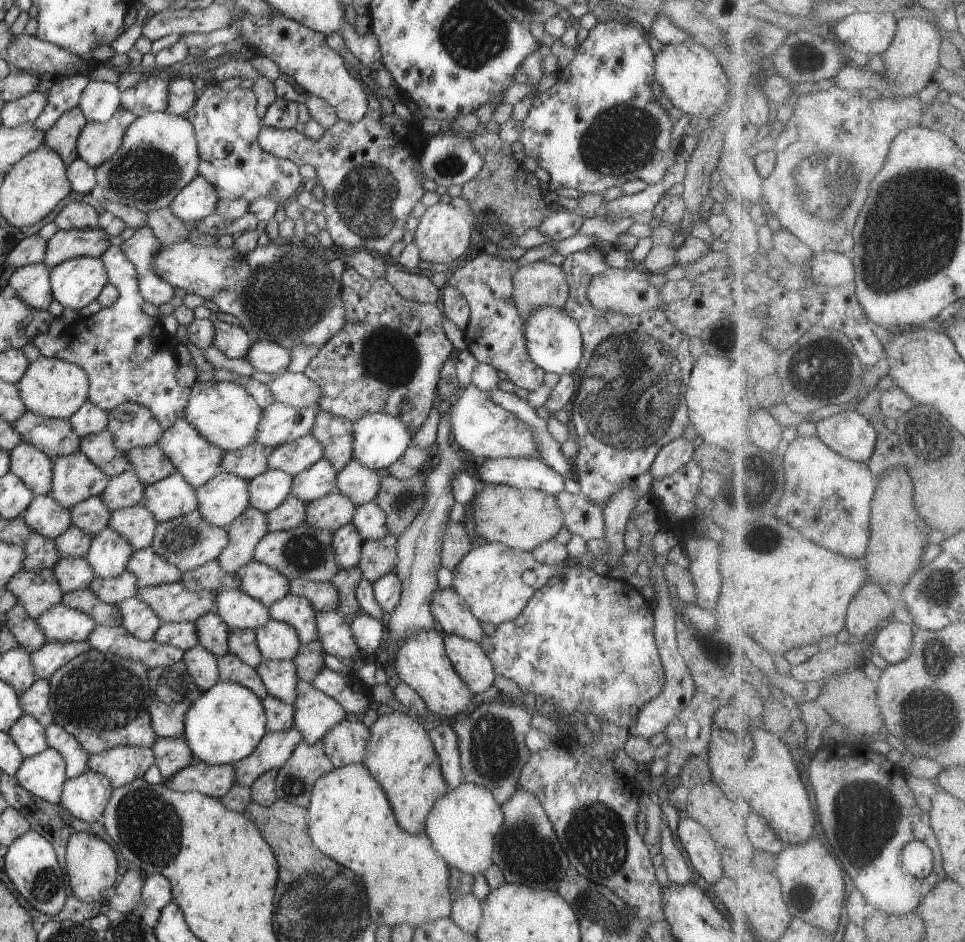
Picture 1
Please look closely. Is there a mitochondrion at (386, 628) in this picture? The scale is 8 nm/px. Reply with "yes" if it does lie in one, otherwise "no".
no

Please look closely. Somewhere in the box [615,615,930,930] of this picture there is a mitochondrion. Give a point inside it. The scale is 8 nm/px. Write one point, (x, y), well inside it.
(867, 815)

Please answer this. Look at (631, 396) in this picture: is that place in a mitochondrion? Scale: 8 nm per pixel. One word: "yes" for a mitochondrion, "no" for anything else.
yes

